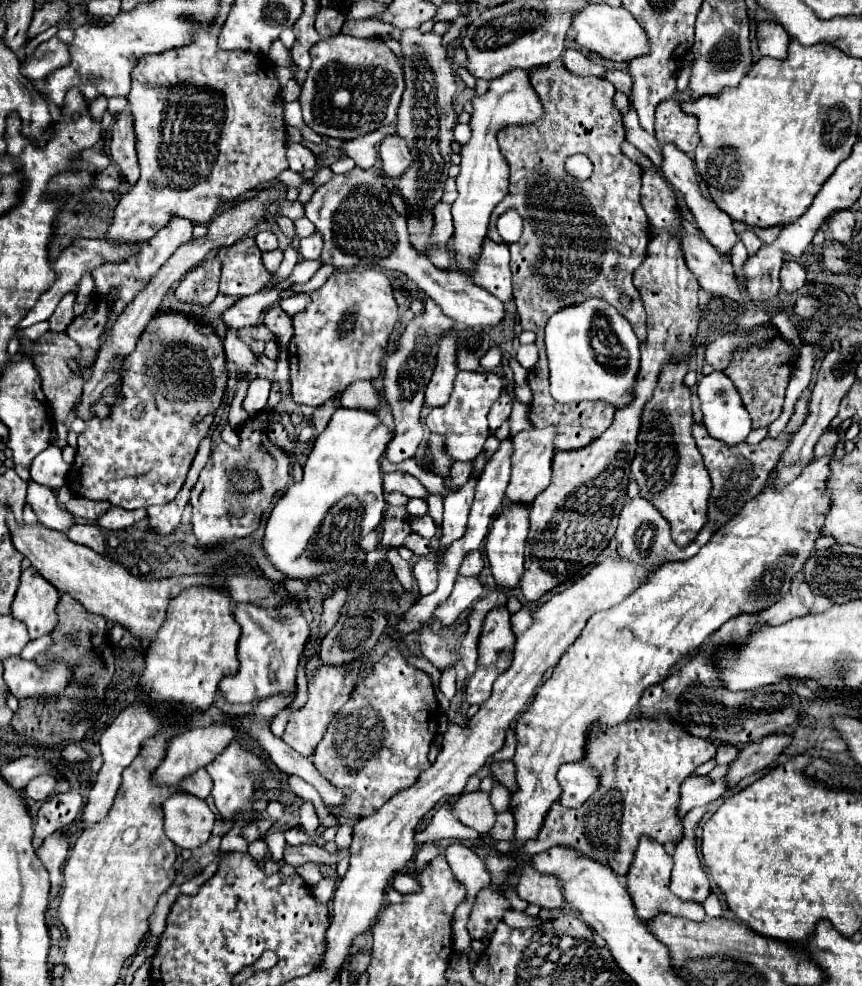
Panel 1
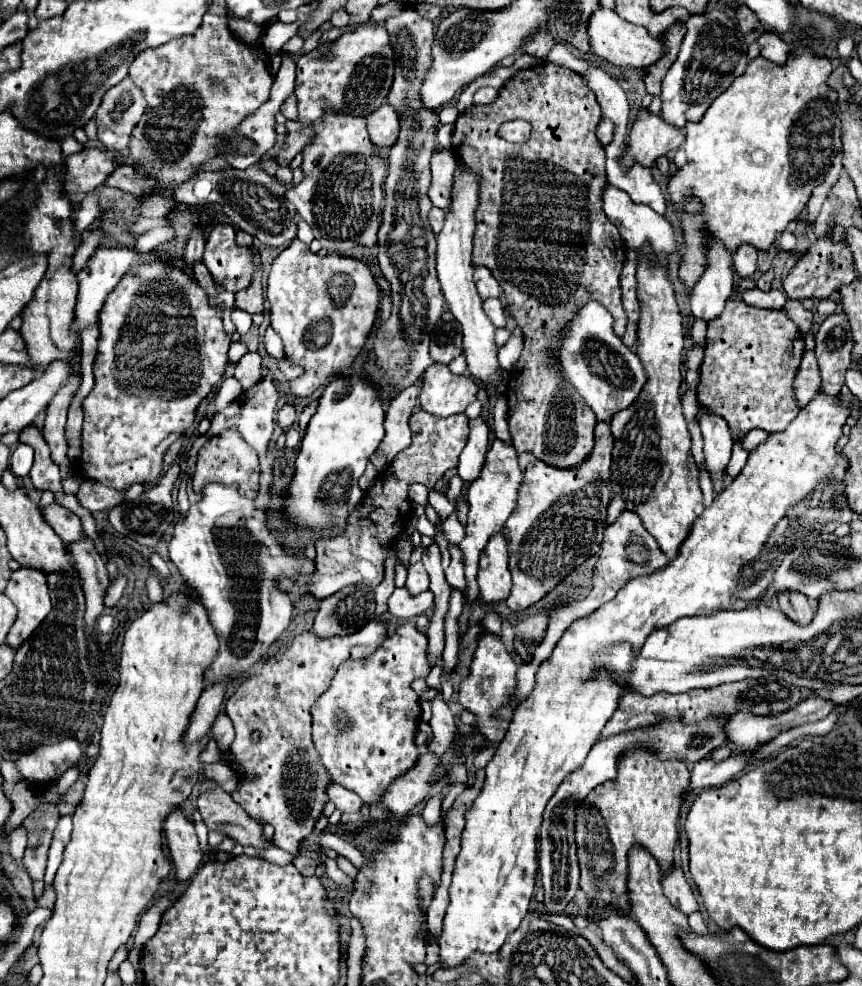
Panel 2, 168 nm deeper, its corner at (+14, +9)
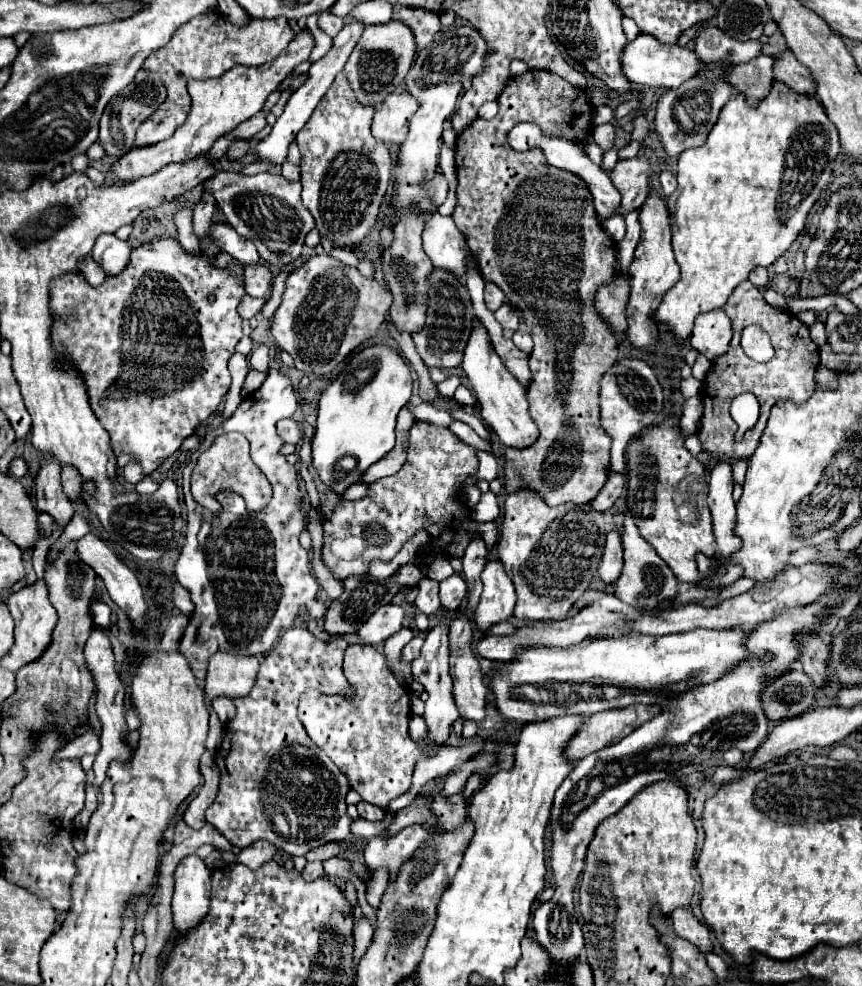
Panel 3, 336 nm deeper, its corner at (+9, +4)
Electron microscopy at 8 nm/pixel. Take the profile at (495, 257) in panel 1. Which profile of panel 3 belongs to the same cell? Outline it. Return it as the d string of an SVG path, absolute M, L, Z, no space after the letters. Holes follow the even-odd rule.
M487 282L487 284L485 284L485 304L487 304L487 308L489 308L489 310L497 310L503 302L505 302L505 296L503 296L503 292L499 290L499 286Z

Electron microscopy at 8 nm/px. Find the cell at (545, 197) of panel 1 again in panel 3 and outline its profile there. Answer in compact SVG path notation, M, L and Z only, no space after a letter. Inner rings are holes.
M527 70L521 76L509 78L499 96L499 114L493 120L471 122L457 136L455 160L459 184L457 206L451 218L461 232L467 232L469 250L477 258L485 282L493 282L503 290L507 302L529 326L535 342L529 356L533 380L527 388L527 402L529 414L539 428L539 438L527 448L505 450L505 488L507 492L519 486L537 488L549 506L565 502L585 504L599 494L609 474L611 440L599 426L597 382L603 366L611 366L617 360L619 346L615 332L595 308L595 294L619 276L617 246L601 226L593 196L583 178L551 166L541 148L517 152L507 144L507 132L519 122L533 122L543 134L573 140L583 148L593 128L593 106L581 88L547 70Z

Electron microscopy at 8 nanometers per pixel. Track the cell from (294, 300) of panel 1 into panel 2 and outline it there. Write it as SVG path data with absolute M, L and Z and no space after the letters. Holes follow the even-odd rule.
M270 327L264 335L264 345L266 345L266 351L274 357L274 359L282 359L284 357L284 345L282 345L282 339L278 337L278 333L274 333Z

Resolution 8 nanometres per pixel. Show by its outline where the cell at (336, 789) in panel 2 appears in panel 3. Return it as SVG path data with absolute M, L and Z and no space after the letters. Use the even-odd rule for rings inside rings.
M359 802L357 810L359 810L359 816L365 820L383 820L383 816L385 816L385 810L379 810L377 806L373 806L369 802Z

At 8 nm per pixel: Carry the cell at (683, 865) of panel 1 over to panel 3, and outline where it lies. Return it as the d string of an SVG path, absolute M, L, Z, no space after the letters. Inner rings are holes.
M677 908L671 914L673 920L673 928L681 938L687 938L689 942L693 942L695 946L699 946L699 950L705 954L711 950L711 940L709 940L709 928L705 922L697 920L691 908Z

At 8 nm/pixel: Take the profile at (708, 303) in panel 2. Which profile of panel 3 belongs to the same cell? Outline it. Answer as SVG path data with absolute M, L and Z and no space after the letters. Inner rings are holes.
M723 308L699 314L691 334L691 346L703 352L709 360L727 352L733 338L733 326Z

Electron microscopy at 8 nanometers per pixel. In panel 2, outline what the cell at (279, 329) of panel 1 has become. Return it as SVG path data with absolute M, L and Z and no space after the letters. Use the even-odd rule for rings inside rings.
M262 281L260 283L252 283L248 289L238 291L234 307L242 309L242 311L246 311L250 315L262 313L264 311L264 289L262 289Z

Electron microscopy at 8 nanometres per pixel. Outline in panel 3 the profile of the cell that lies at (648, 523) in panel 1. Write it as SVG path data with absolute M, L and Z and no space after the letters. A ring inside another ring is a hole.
M625 514L623 528L625 528L623 532L623 570L617 582L613 582L611 594L627 604L641 602L641 606L645 608L655 608L657 602L665 598L673 598L677 594L677 578L667 566L667 562L661 560L661 556L647 544L647 540L641 538L631 514Z

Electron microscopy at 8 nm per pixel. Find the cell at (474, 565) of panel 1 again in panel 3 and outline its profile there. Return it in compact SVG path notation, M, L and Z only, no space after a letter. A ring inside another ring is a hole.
M457 572L439 584L441 606L447 608L447 610L451 610L451 612L459 608L459 604L465 598L465 594L467 594L467 584L465 584L463 576L457 574Z

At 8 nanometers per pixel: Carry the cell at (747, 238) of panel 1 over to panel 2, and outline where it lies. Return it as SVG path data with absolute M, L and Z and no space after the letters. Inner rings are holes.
M742 247L734 255L734 269L740 277L752 277L756 273L758 251L754 247Z

